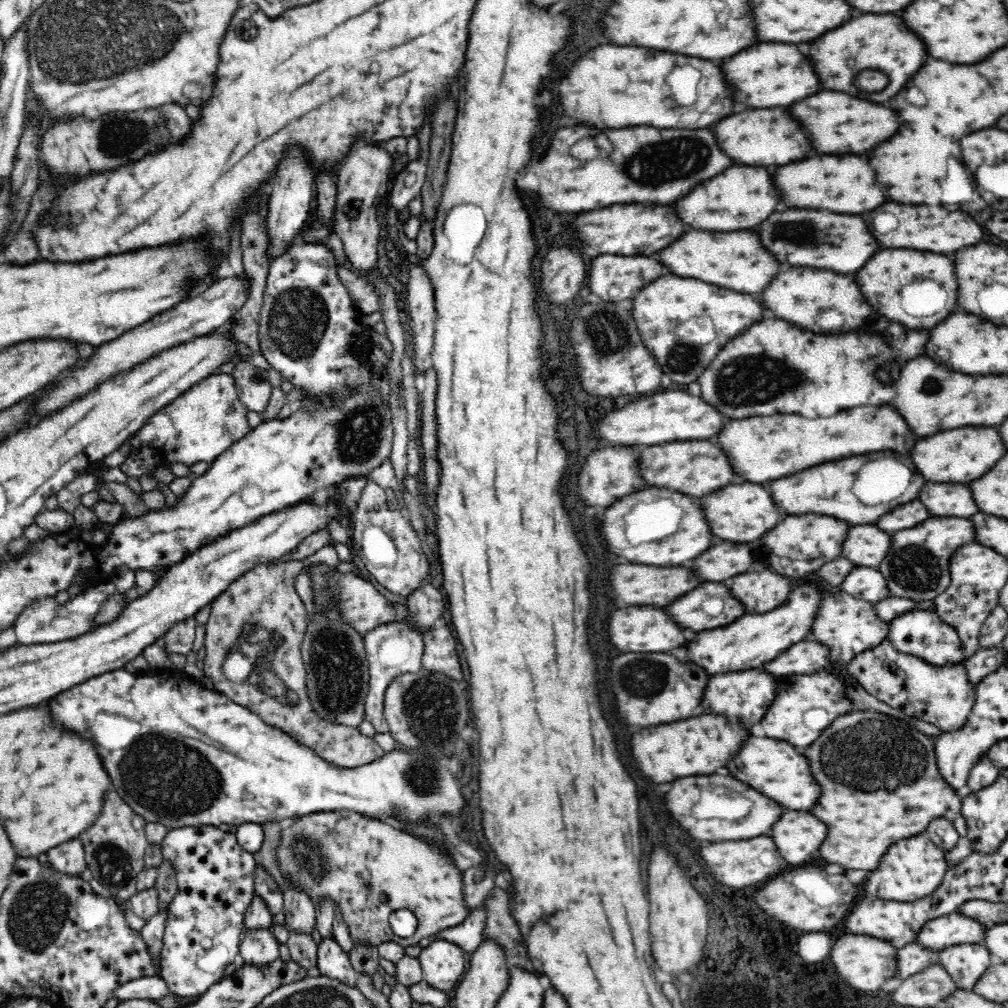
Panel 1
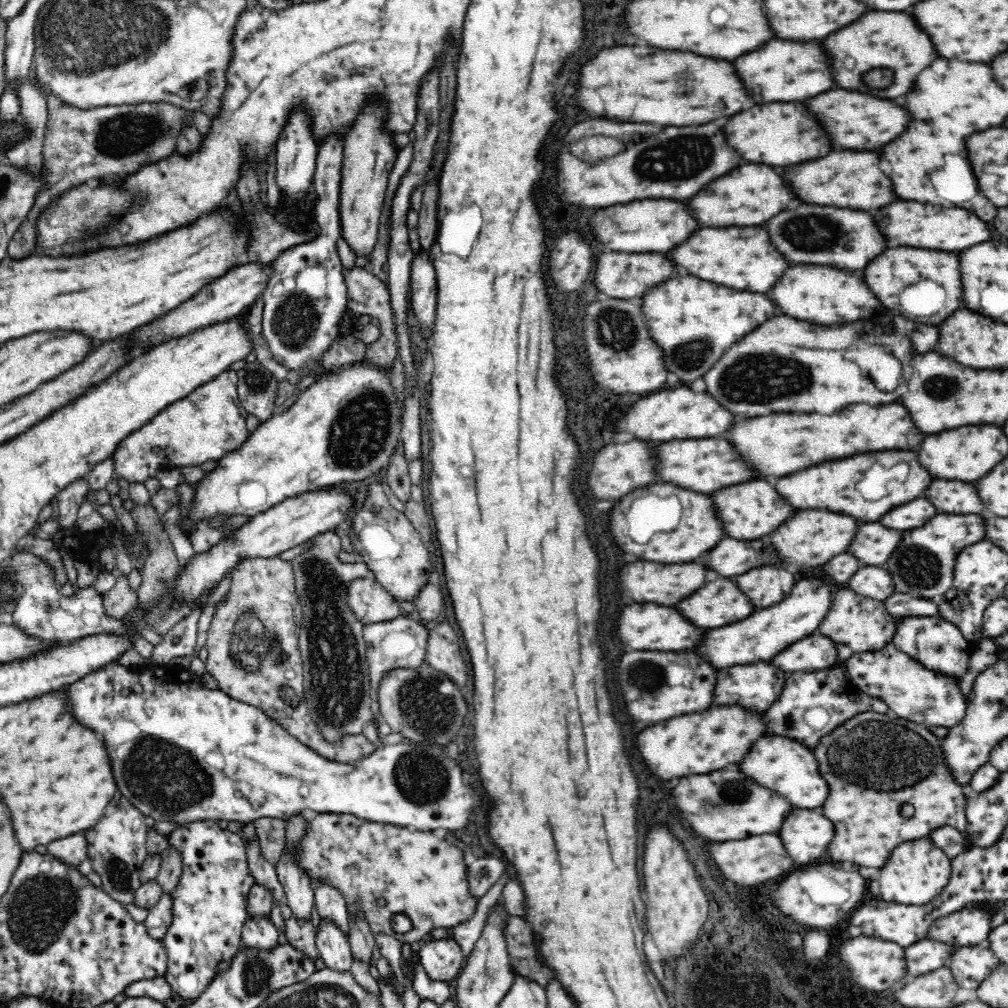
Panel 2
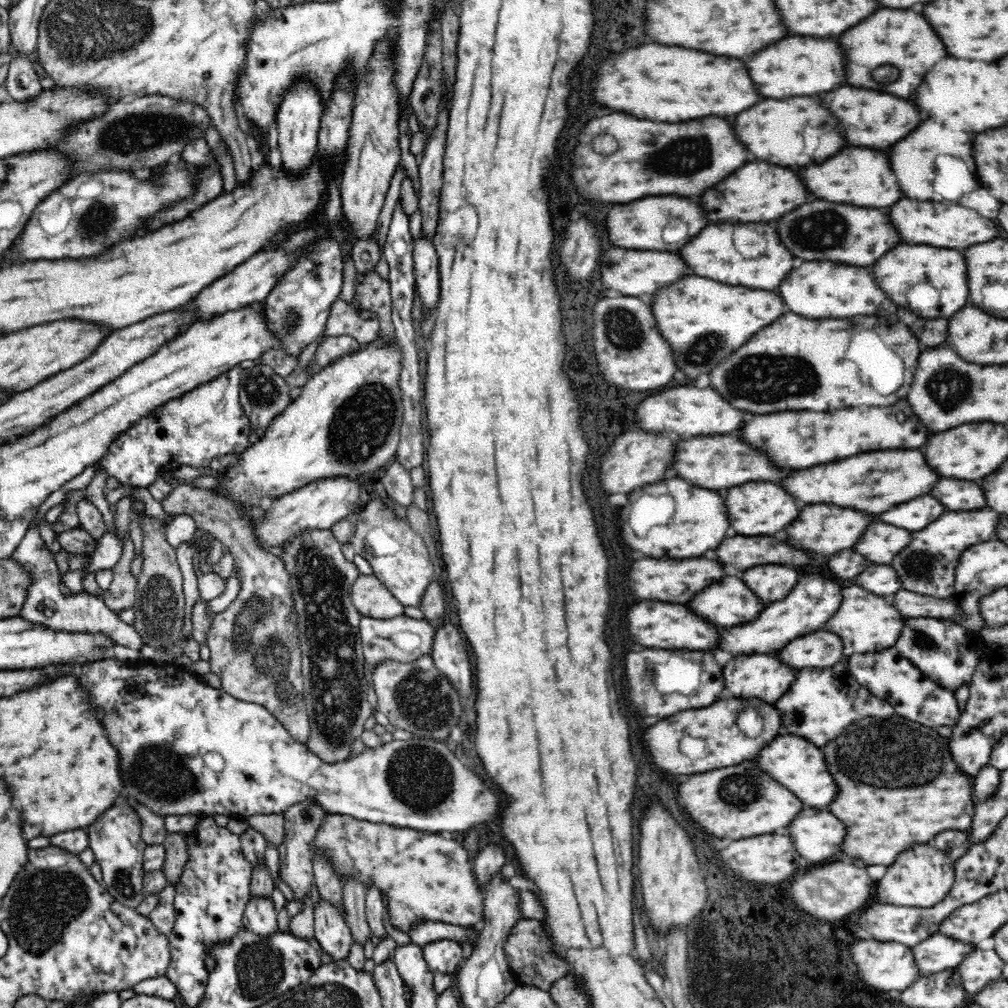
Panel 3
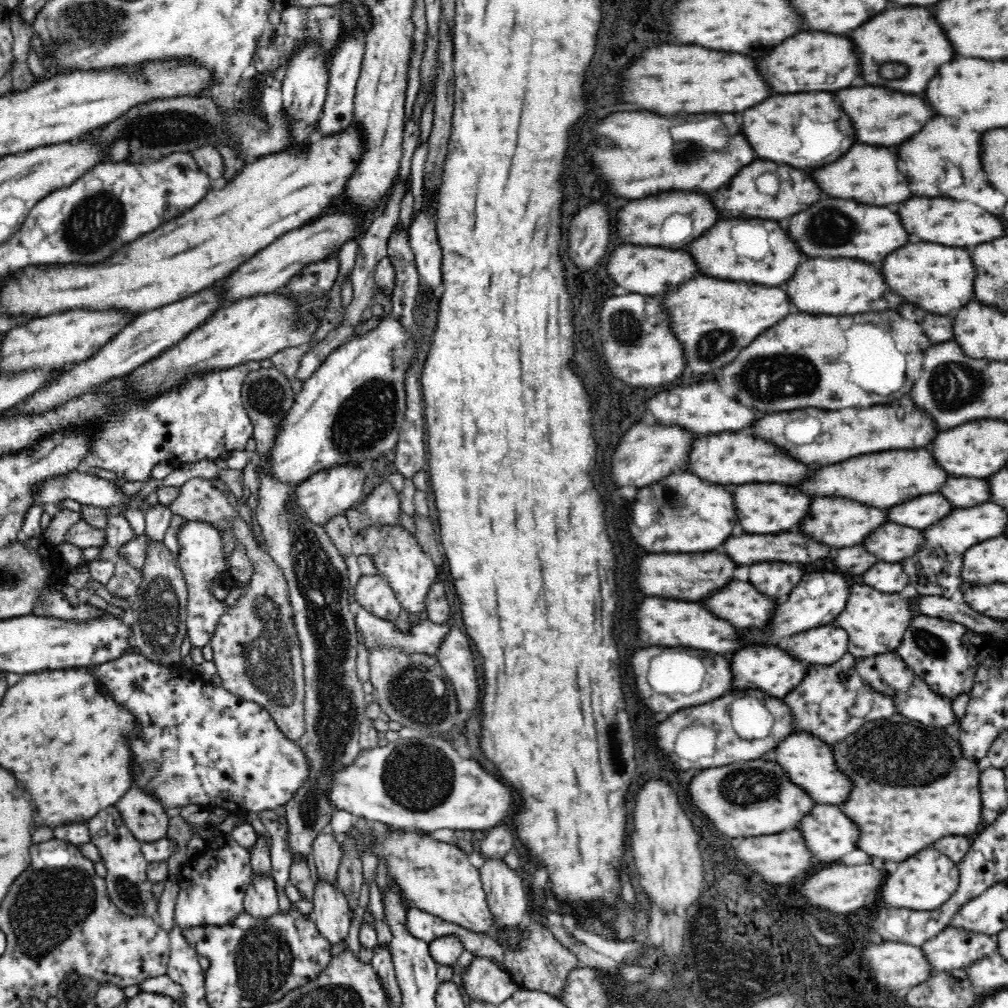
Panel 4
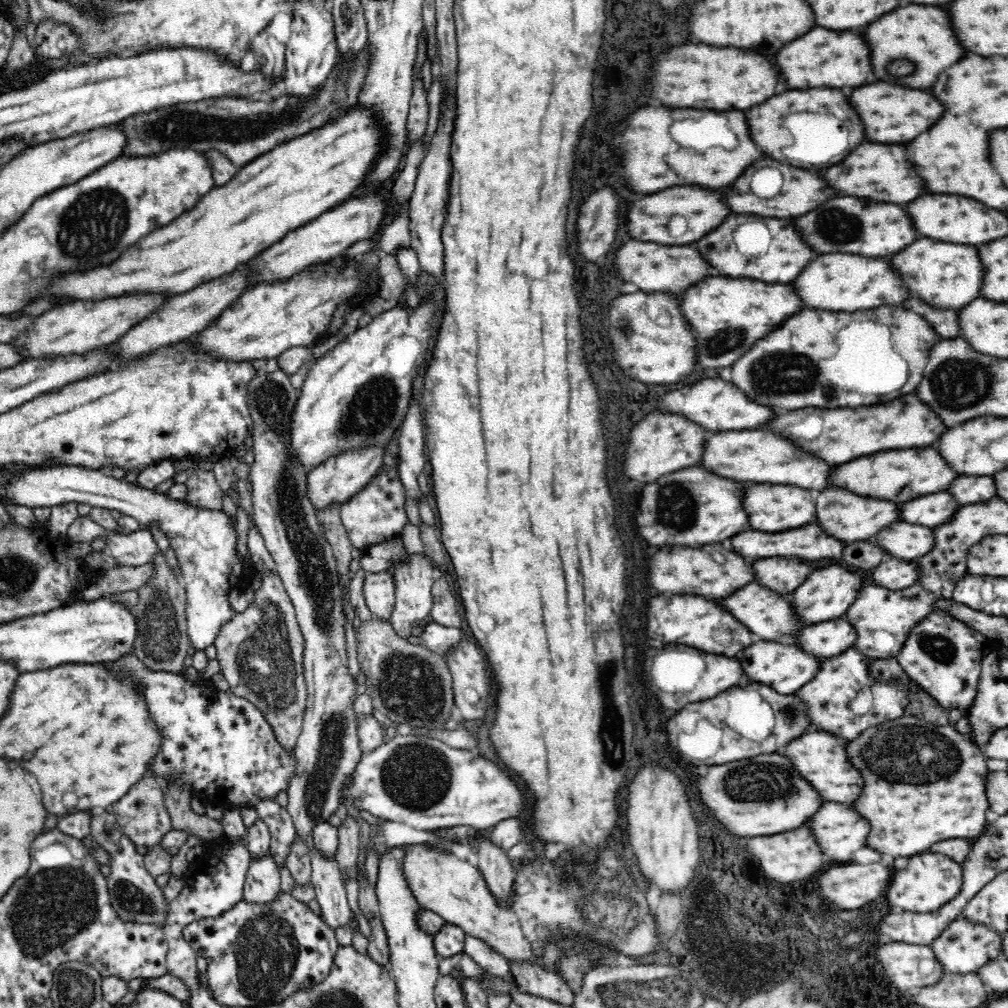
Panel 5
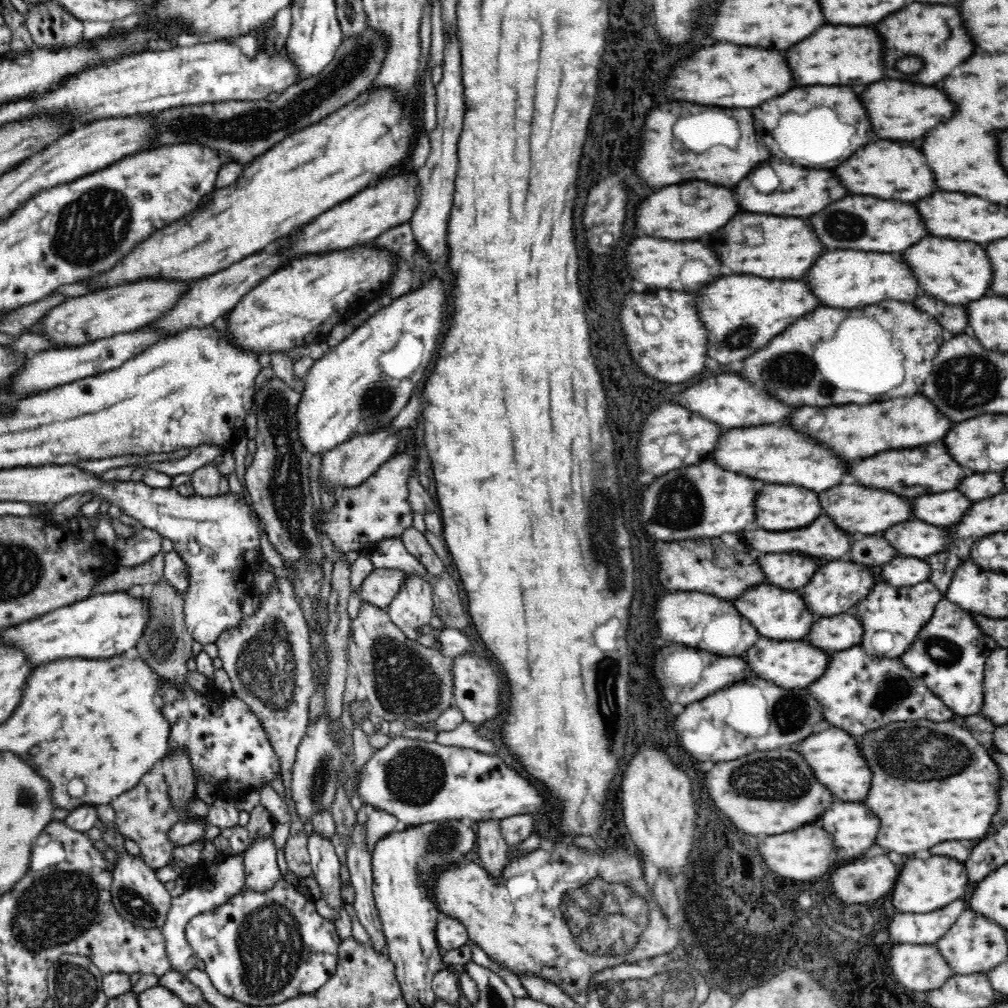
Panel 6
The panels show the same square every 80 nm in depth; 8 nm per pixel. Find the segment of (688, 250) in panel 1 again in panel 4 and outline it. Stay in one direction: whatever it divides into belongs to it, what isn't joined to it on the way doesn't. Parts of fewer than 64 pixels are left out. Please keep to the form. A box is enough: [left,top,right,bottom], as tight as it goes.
[688,220,802,287]

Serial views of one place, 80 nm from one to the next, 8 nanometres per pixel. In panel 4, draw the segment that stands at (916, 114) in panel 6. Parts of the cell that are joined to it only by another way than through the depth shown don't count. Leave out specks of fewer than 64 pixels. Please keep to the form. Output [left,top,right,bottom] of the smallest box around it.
[836,86,932,146]

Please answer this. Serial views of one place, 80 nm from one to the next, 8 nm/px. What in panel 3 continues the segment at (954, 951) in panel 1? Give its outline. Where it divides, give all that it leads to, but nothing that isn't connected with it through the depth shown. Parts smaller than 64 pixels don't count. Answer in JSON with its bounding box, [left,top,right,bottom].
[956,949,1005,994]

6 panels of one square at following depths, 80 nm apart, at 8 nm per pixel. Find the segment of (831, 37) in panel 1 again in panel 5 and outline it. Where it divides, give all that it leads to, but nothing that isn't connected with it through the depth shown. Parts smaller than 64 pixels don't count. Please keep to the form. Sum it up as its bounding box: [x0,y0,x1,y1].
[864,4,964,88]

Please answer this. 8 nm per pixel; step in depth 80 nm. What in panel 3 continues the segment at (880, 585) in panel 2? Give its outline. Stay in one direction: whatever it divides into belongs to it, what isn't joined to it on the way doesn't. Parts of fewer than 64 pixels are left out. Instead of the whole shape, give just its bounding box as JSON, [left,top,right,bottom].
[855,564,900,597]

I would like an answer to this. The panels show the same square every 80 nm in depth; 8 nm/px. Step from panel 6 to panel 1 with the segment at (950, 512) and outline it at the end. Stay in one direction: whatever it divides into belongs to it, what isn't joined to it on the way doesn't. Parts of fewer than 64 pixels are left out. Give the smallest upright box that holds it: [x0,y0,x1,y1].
[876,500,928,532]

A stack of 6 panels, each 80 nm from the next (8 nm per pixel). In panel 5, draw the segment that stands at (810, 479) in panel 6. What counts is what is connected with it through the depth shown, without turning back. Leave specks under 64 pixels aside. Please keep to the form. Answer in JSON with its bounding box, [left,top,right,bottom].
[700,430,830,490]

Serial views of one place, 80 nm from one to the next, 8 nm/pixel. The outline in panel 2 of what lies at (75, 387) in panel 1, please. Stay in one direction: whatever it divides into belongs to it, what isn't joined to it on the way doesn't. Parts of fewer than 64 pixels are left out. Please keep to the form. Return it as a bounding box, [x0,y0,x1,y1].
[124,263,272,362]

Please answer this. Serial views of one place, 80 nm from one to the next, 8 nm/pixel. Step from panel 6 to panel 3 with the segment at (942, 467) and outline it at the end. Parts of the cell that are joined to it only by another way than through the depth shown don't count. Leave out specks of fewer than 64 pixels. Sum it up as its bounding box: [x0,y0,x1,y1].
[780,450,938,514]

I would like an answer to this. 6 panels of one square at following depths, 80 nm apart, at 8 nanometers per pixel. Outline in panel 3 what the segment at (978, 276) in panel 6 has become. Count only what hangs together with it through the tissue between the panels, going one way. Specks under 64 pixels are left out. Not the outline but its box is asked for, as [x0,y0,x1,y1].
[872,246,968,319]

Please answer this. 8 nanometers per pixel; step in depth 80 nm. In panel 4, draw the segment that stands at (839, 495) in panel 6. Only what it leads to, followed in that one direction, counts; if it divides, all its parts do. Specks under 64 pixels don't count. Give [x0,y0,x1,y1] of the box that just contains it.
[798,498,888,548]

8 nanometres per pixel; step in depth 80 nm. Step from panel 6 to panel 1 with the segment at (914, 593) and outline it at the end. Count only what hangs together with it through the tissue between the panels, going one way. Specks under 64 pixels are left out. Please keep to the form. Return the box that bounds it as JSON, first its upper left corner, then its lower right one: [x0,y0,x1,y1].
[807,591,888,670]

